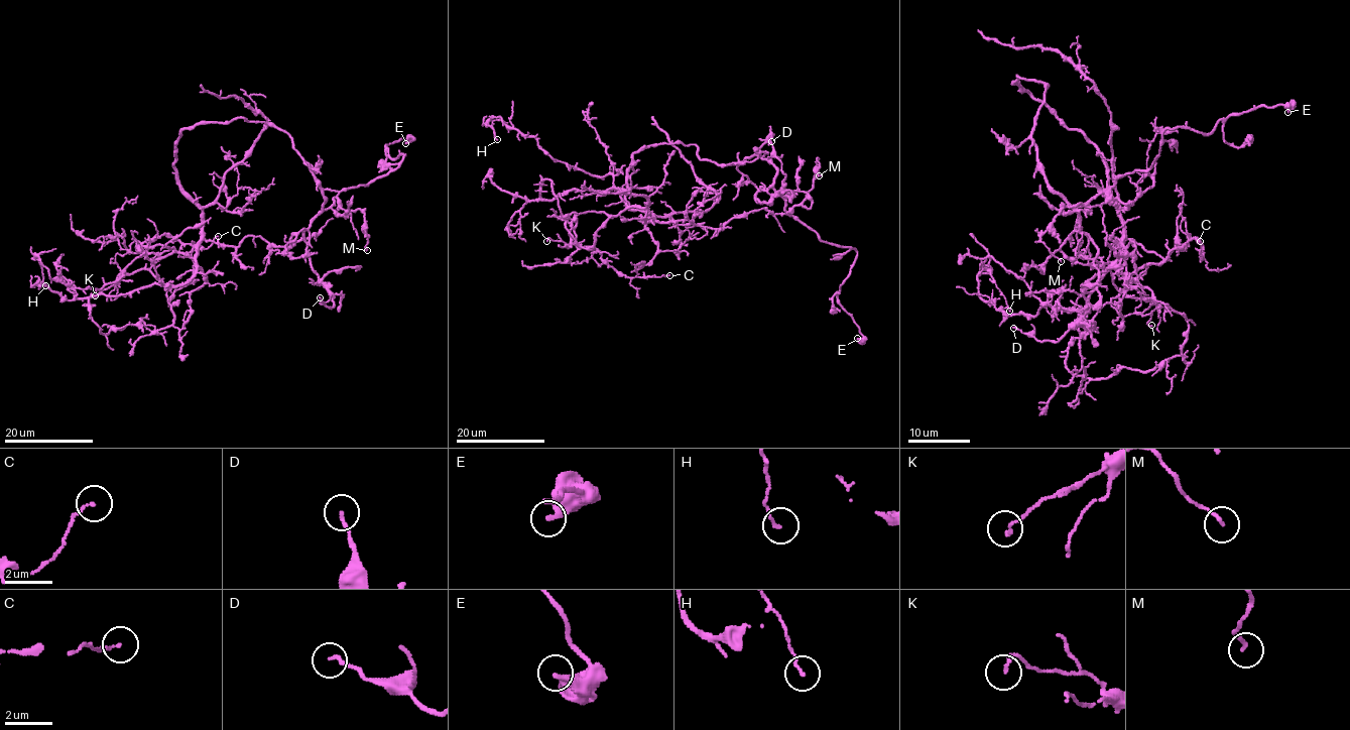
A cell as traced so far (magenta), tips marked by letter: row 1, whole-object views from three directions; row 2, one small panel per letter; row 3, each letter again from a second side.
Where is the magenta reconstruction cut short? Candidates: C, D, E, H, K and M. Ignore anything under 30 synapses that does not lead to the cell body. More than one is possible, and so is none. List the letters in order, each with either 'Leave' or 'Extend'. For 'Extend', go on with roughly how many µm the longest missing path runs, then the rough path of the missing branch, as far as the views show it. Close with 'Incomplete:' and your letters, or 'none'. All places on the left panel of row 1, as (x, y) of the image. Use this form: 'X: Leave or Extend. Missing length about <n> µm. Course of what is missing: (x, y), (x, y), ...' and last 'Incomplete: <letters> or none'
C: Leave
D: Leave
E: Leave
H: Leave
K: Leave
M: Leave
Incomplete: none

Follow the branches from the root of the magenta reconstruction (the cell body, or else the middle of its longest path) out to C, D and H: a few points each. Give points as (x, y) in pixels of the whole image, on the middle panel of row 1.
C: (632, 157), (625, 200), (654, 220), (645, 209), (628, 207), (597, 232), (594, 246), (629, 277), (669, 275)
D: (632, 157), (676, 142), (719, 164), (756, 154), (776, 170), (755, 195), (770, 204), (785, 177), (771, 141)
H: (632, 157), (625, 200), (654, 220), (647, 199), (622, 193), (611, 174), (557, 161), (493, 116), (497, 139)

